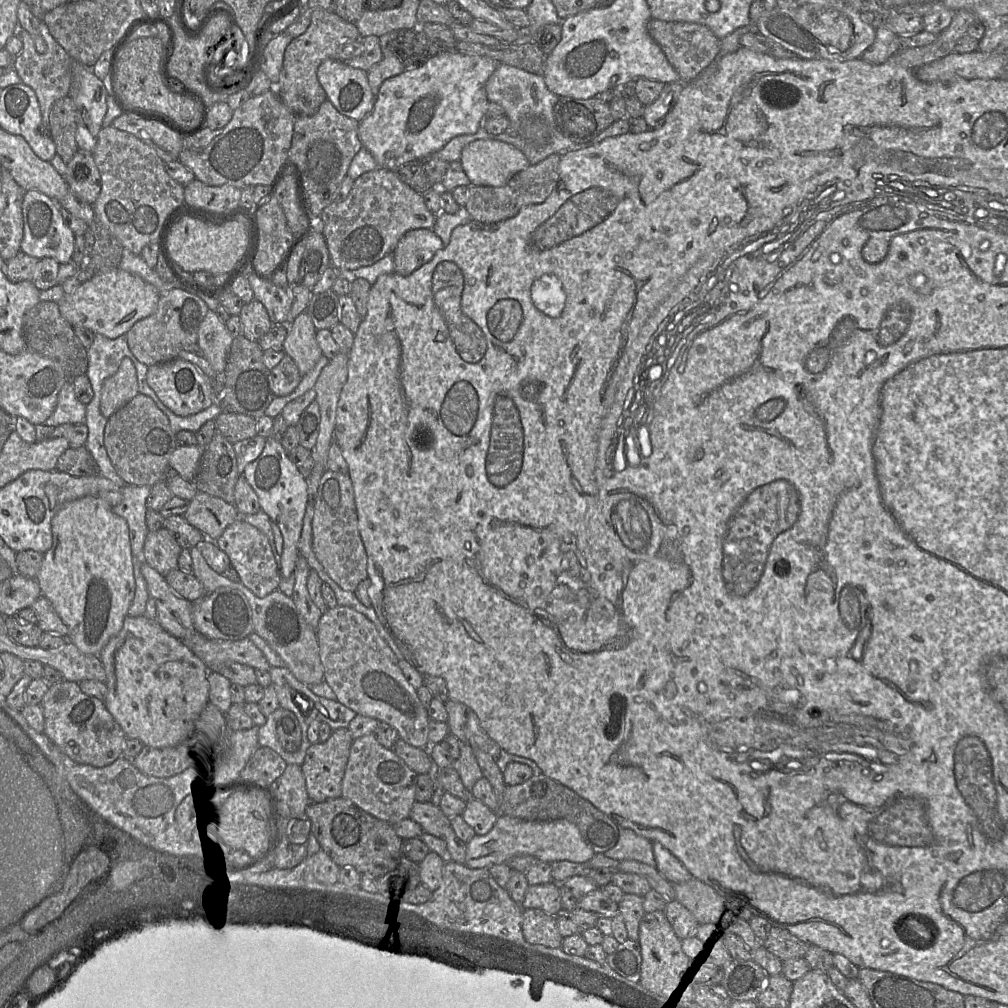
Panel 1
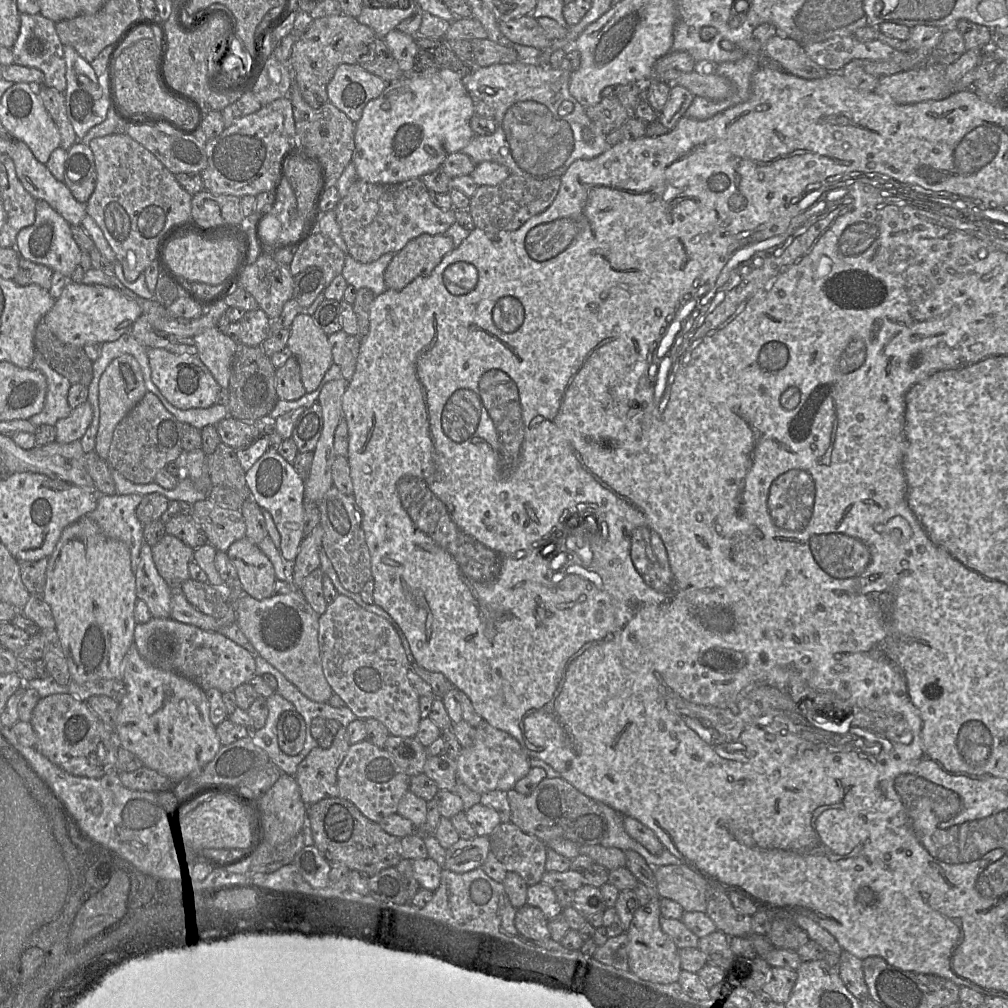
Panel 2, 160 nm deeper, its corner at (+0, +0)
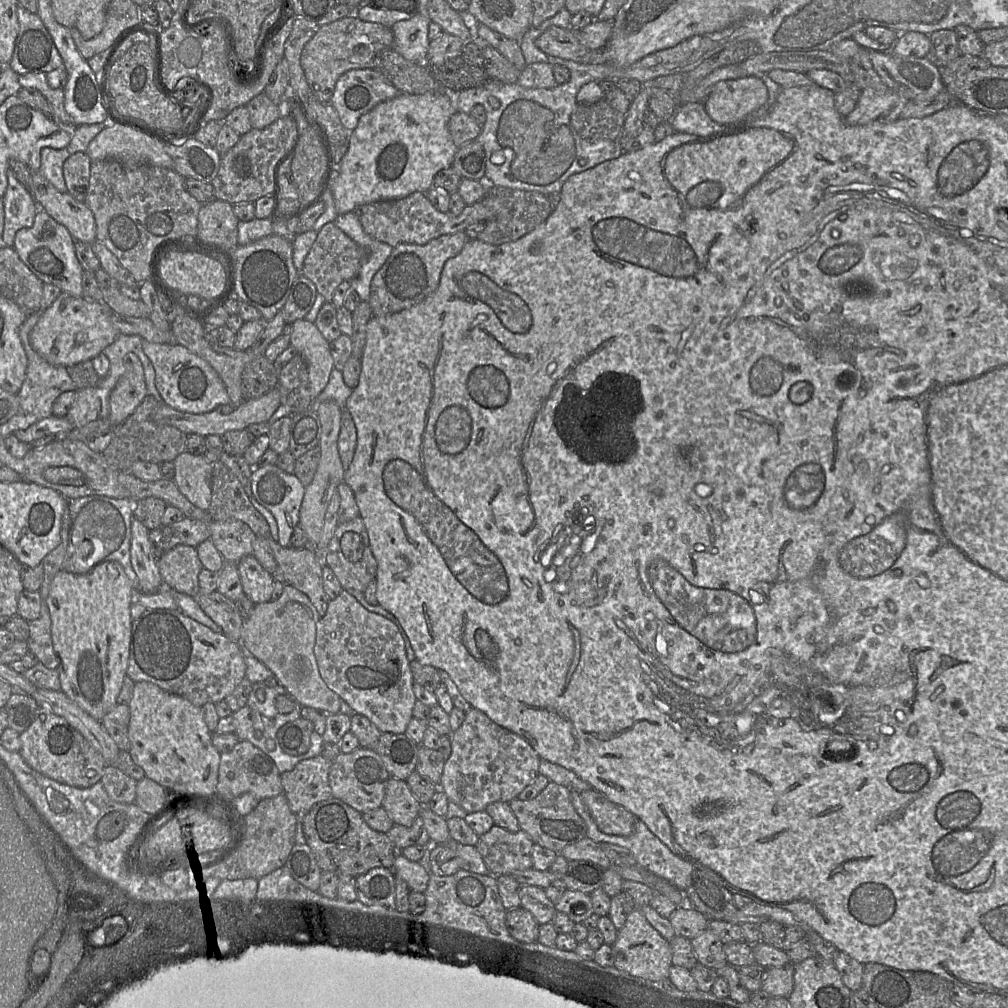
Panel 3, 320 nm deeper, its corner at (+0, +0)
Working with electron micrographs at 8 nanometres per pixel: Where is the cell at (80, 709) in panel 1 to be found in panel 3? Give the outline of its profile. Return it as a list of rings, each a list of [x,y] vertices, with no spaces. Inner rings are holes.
[[[38,707],[31,725],[20,734],[20,754],[37,772],[60,783],[89,788],[101,780],[106,762],[102,755],[65,718]]]

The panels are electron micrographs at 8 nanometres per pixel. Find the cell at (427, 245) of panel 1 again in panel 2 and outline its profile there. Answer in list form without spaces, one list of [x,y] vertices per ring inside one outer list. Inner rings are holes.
[[[422,234],[410,240],[405,247],[395,253],[384,273],[387,289],[401,290],[417,277],[428,276],[441,262],[443,257],[454,249],[454,244],[448,235]]]

